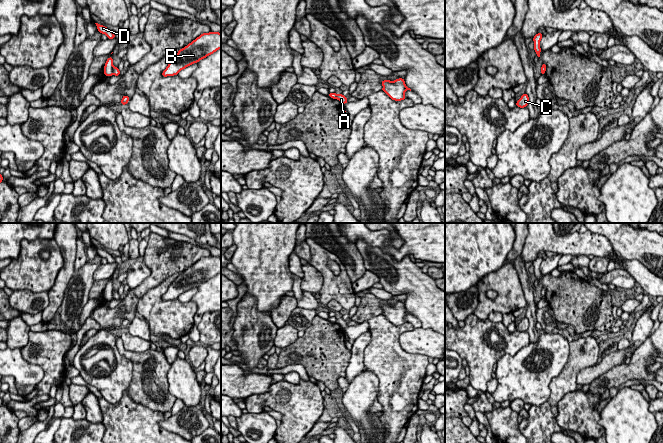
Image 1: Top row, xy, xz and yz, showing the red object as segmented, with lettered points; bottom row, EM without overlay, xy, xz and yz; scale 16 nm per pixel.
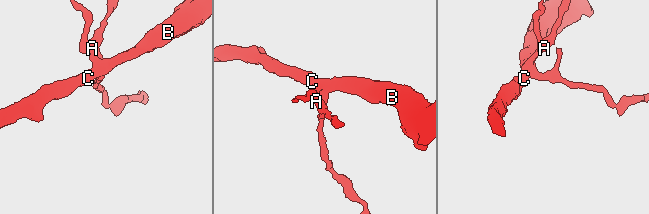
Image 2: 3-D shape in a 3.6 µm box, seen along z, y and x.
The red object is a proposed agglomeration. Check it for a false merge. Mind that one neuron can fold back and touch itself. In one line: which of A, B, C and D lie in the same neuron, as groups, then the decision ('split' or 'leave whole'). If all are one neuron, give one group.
A B C / D; split

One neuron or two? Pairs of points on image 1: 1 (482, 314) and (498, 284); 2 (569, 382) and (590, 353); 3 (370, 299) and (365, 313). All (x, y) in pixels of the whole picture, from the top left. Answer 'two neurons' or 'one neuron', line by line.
1: one neuron
2: one neuron
3: one neuron

